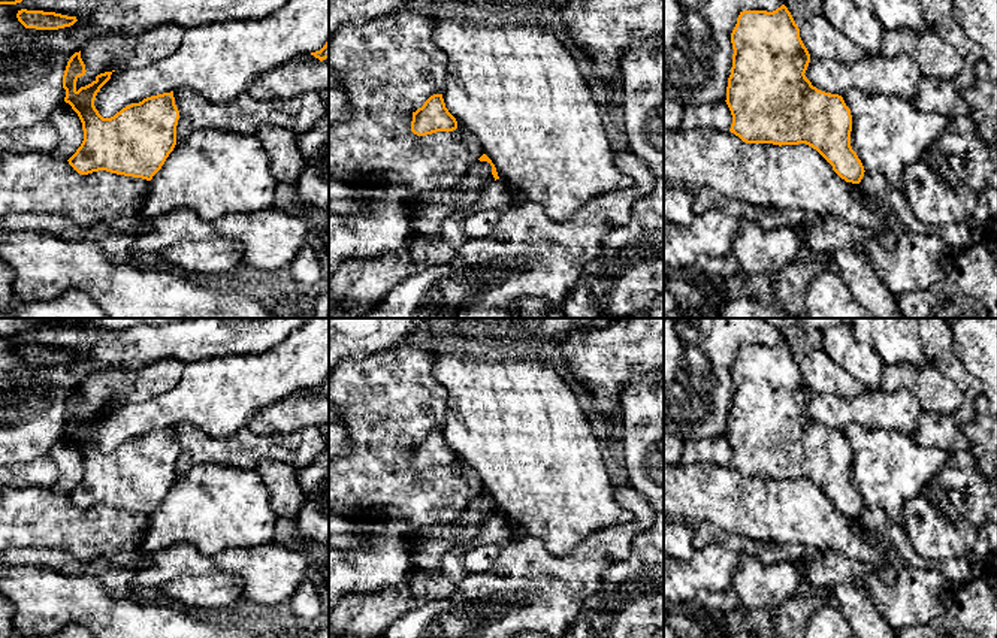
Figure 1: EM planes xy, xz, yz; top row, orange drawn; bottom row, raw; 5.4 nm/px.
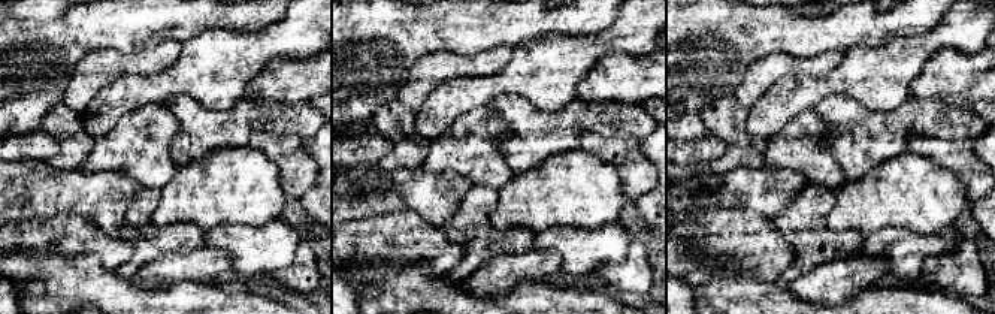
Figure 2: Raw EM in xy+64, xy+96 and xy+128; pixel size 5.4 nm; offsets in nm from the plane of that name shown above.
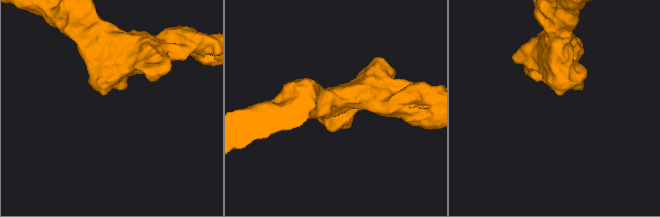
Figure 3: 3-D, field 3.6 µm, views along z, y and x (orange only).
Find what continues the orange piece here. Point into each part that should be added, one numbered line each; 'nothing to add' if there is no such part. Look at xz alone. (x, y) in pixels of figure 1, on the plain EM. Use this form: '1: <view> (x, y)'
nothing to add

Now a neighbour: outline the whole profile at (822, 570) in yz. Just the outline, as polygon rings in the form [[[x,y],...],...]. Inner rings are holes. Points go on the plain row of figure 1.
[[[833,550],[810,553],[795,565],[803,572],[806,589],[810,592],[825,590],[842,581],[864,587],[865,574],[876,572],[876,566],[852,560]]]

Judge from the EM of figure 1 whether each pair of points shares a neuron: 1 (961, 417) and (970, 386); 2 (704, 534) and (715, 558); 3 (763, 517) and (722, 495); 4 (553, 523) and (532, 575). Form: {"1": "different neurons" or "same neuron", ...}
{"1": "same neuron", "2": "different neurons", "3": "same neuron", "4": "different neurons"}

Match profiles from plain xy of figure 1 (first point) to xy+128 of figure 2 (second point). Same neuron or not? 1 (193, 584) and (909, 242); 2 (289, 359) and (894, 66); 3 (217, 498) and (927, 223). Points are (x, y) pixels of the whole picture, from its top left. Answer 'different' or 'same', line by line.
1: different
2: same
3: same

